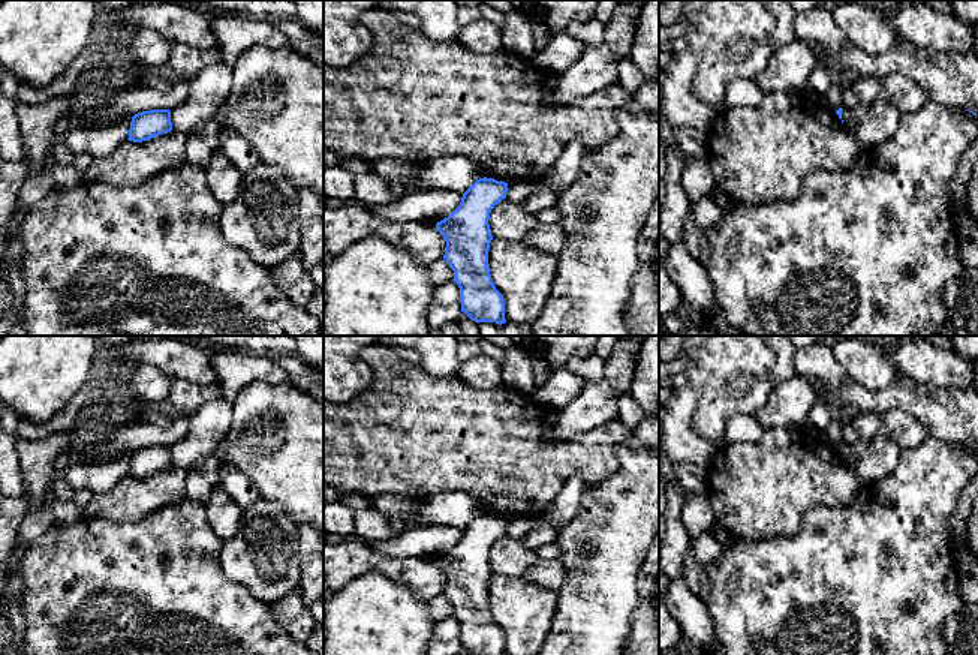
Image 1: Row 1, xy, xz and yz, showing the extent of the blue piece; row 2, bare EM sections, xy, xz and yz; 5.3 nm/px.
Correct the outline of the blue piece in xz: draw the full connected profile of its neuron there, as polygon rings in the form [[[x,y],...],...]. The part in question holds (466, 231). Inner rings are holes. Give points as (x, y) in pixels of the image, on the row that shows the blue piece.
[[[479,178],[463,193],[460,205],[436,223],[446,241],[443,259],[460,288],[461,312],[475,322],[506,322],[505,301],[488,267],[493,240],[488,219],[491,210],[506,198],[506,192],[508,183]]]

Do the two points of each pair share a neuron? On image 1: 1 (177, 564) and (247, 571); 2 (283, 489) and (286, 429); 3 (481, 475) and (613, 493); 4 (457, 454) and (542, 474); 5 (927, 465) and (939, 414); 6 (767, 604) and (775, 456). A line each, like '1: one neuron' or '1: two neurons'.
1: two neurons
2: one neuron
3: two neurons
4: one neuron
5: two neurons
6: two neurons

